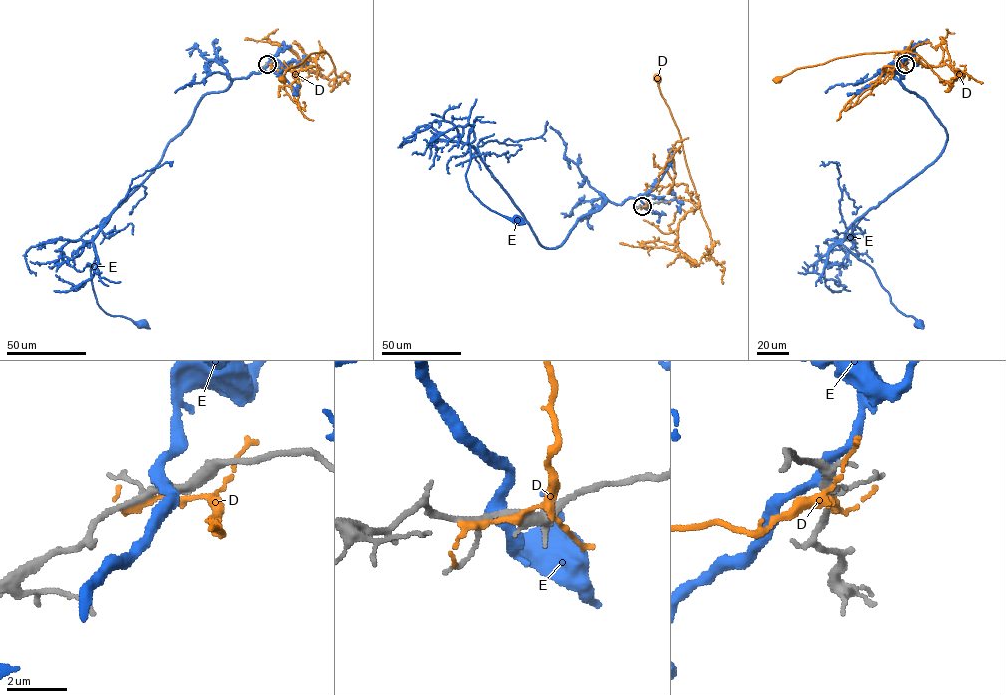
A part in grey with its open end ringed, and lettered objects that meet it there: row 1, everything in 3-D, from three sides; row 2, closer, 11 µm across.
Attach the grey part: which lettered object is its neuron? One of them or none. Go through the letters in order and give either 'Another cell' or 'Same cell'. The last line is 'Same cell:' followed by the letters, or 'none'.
D: Same cell
E: Another cell
Same cell: D

